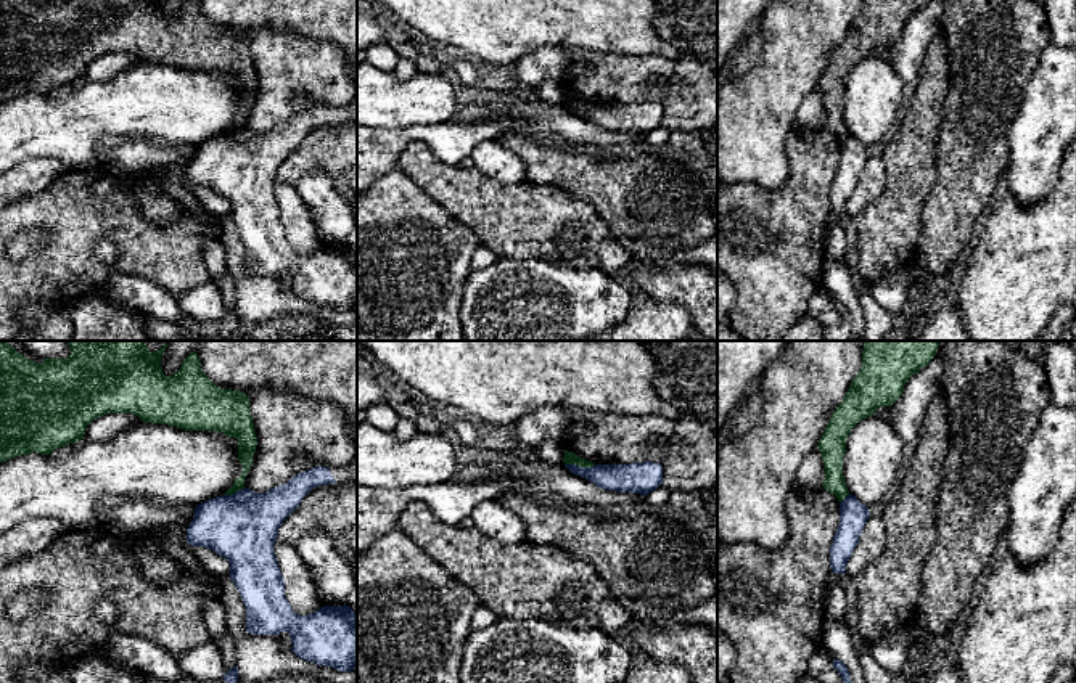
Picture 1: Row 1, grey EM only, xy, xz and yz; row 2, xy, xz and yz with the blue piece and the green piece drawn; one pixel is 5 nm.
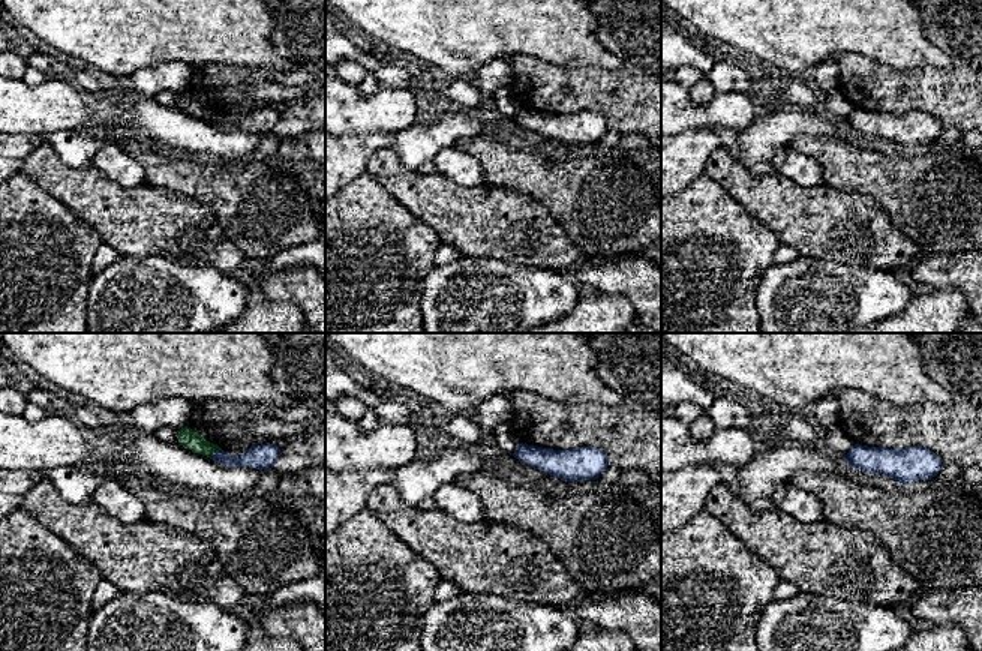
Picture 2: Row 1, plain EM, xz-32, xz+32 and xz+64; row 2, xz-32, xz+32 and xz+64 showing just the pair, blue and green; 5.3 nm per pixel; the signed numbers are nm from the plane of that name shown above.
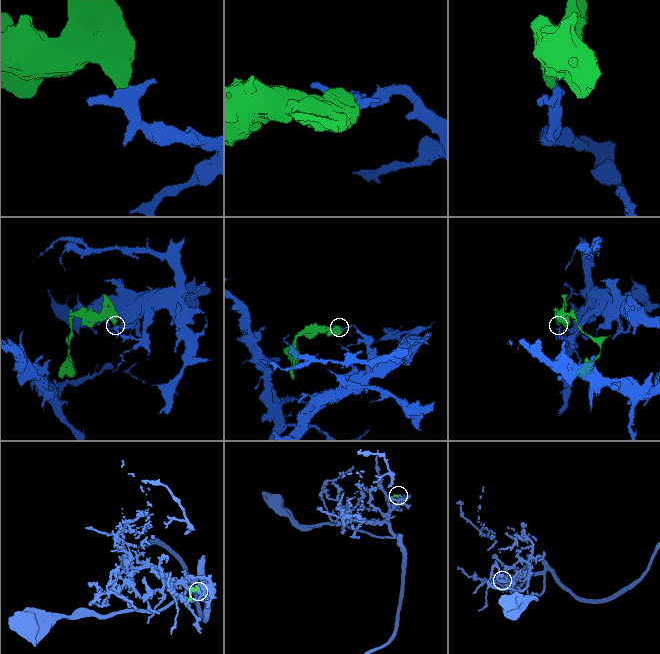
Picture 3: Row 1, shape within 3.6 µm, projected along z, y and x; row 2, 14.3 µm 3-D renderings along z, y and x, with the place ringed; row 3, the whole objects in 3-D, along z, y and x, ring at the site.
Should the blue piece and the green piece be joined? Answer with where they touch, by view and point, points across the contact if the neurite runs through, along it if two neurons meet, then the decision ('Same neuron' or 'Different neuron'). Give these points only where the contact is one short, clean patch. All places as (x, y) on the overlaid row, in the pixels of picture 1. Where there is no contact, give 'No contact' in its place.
Touches blue at xz (579, 466). Boundary: xz (565, 463), (578, 466), (595, 465). Different neuron

